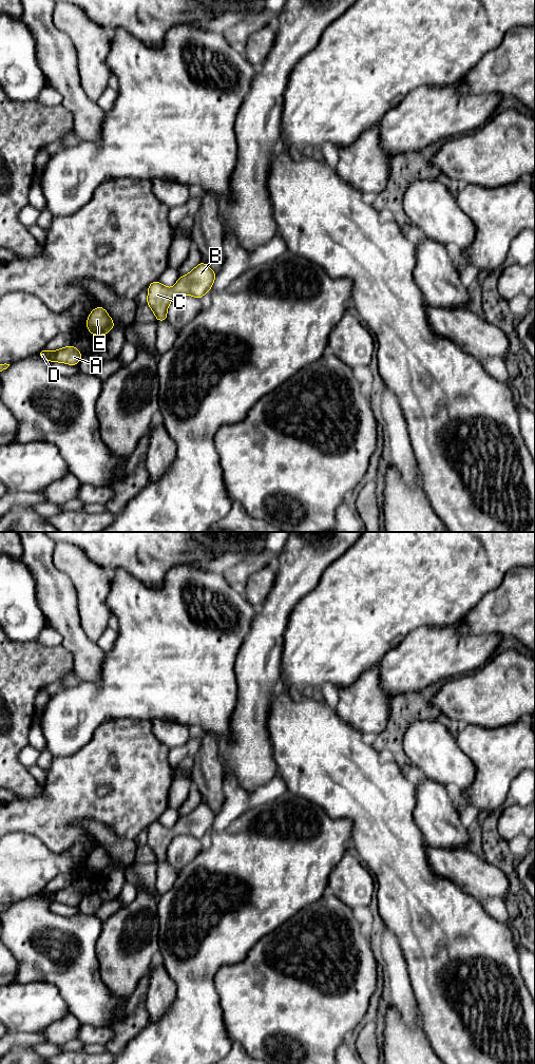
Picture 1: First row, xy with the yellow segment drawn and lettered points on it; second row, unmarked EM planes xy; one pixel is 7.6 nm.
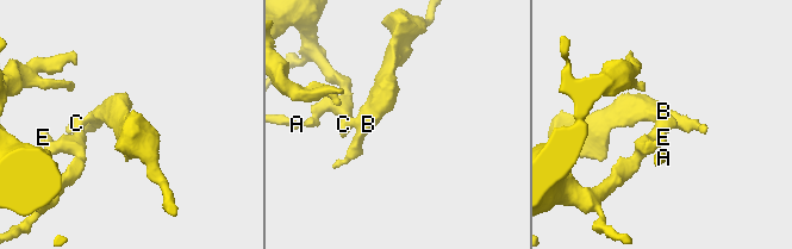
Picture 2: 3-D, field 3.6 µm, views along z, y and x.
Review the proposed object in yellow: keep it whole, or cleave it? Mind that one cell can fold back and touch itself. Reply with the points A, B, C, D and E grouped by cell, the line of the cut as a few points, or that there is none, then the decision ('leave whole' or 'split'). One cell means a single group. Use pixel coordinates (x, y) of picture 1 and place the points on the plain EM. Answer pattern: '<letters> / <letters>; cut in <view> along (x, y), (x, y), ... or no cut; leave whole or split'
A B C D E; no cut; leave whole

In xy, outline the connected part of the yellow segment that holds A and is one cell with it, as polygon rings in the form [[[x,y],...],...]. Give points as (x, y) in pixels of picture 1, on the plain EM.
[[[71,885],[68,888],[55,892],[49,892],[43,889],[38,893],[38,896],[42,899],[50,900],[51,902],[62,902],[70,906],[77,906],[82,894]]]

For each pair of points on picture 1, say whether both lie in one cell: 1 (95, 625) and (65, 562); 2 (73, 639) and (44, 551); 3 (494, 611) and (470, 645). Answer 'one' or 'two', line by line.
1: one
2: one
3: two

